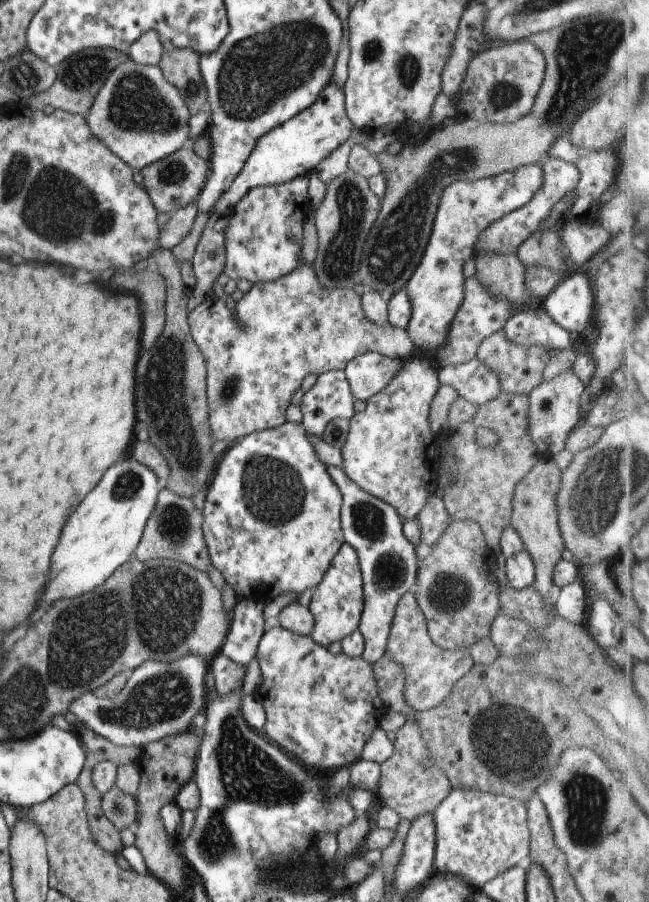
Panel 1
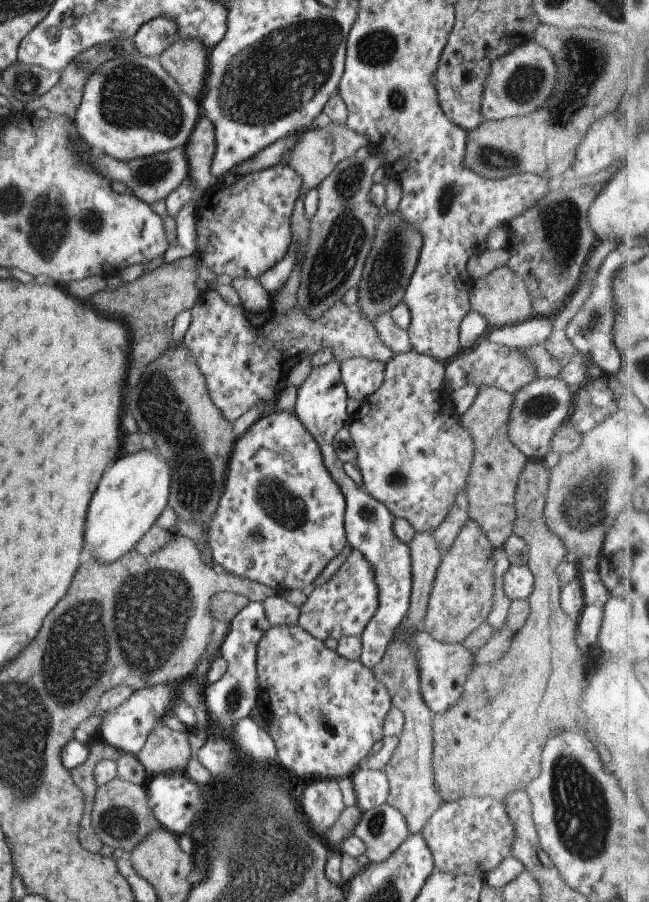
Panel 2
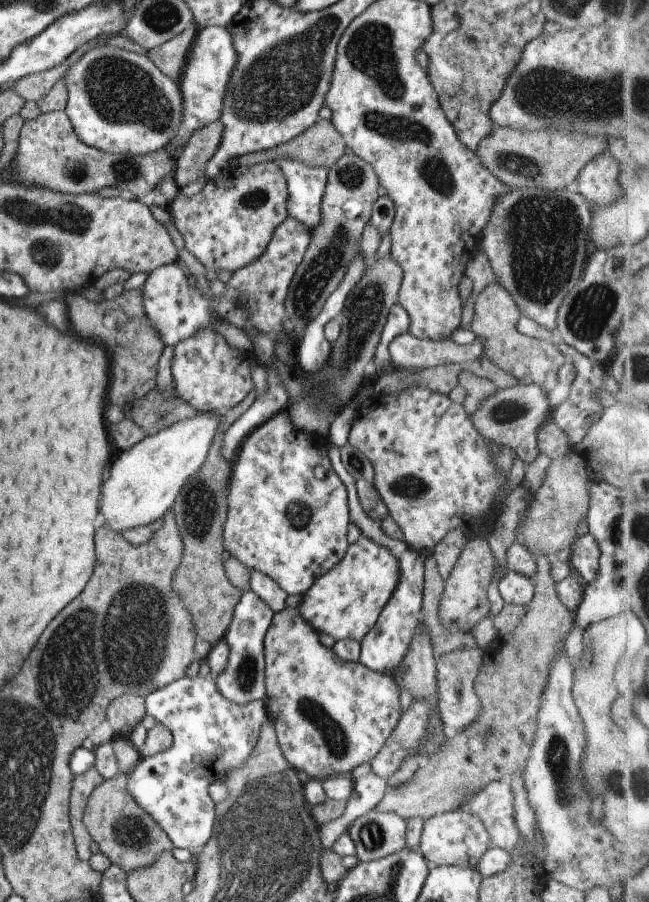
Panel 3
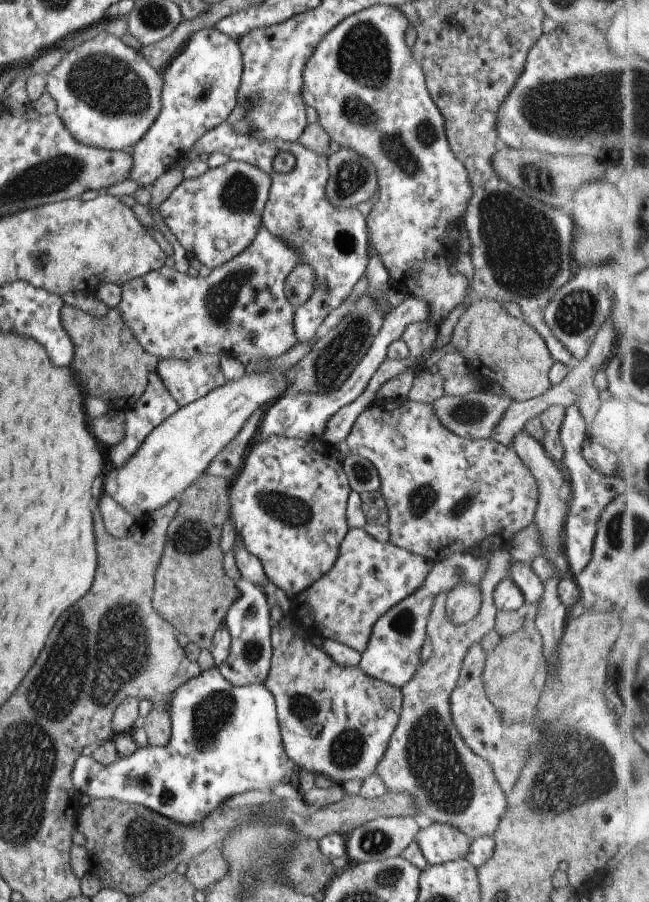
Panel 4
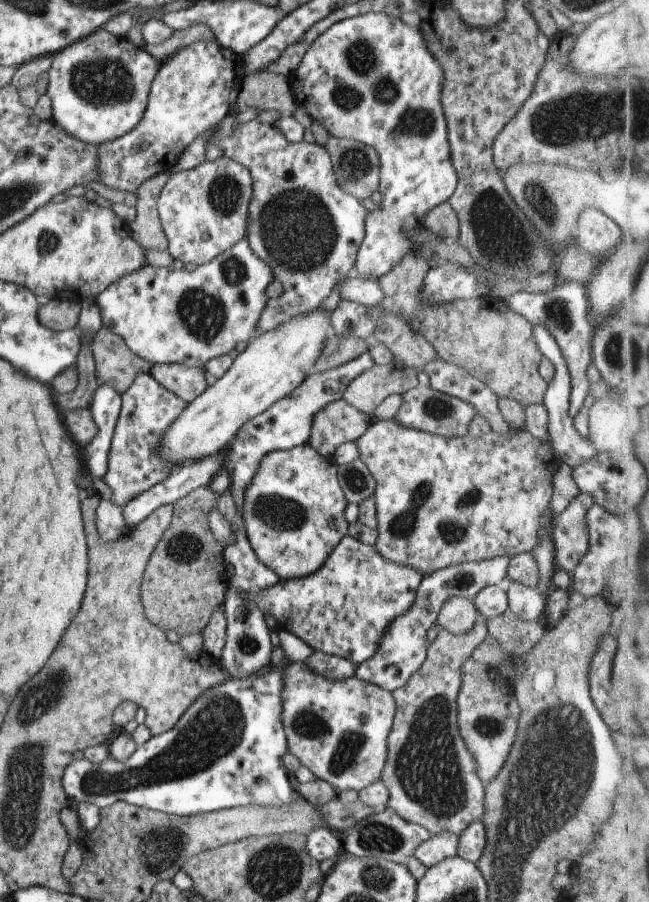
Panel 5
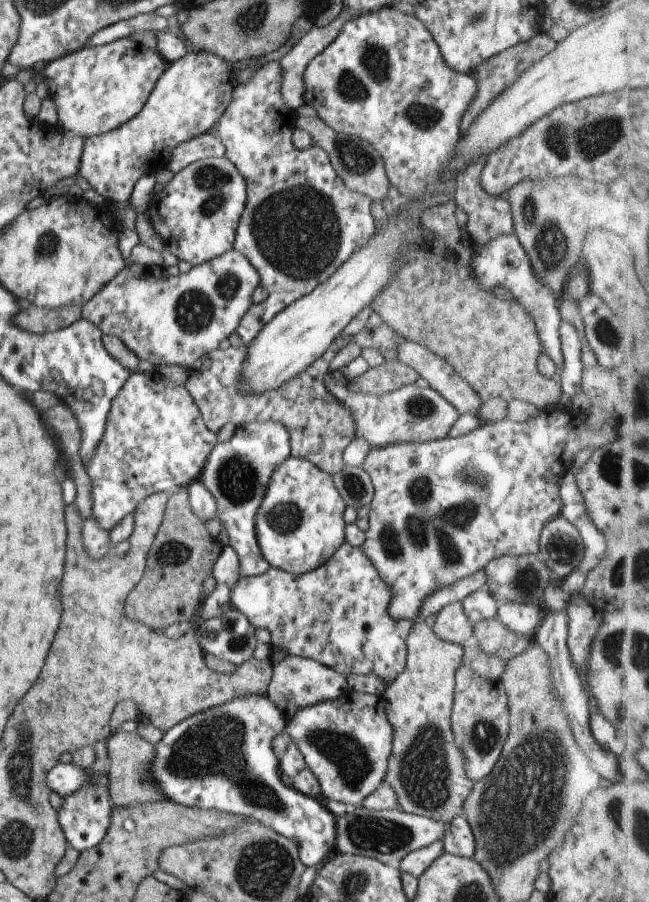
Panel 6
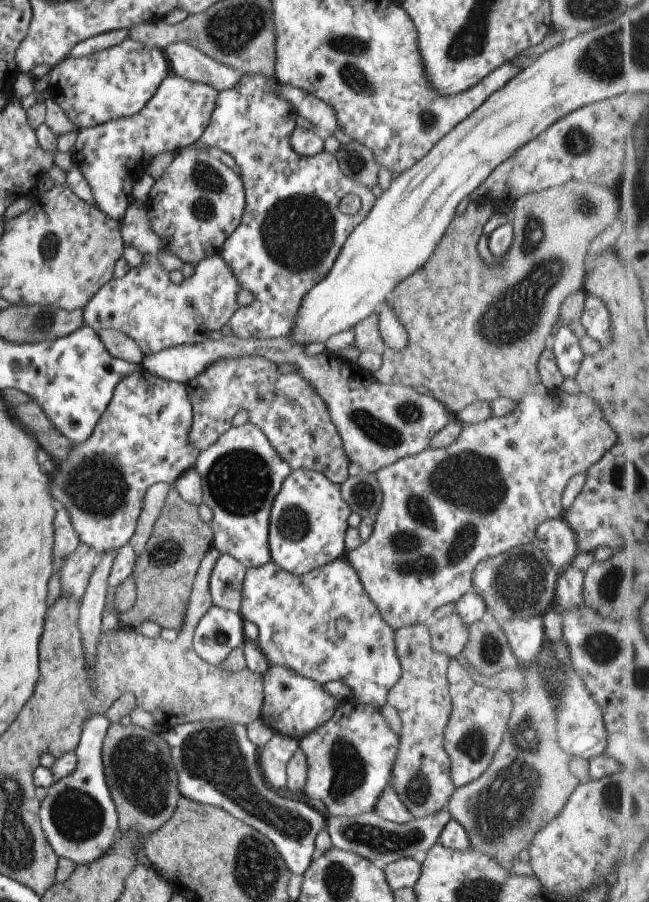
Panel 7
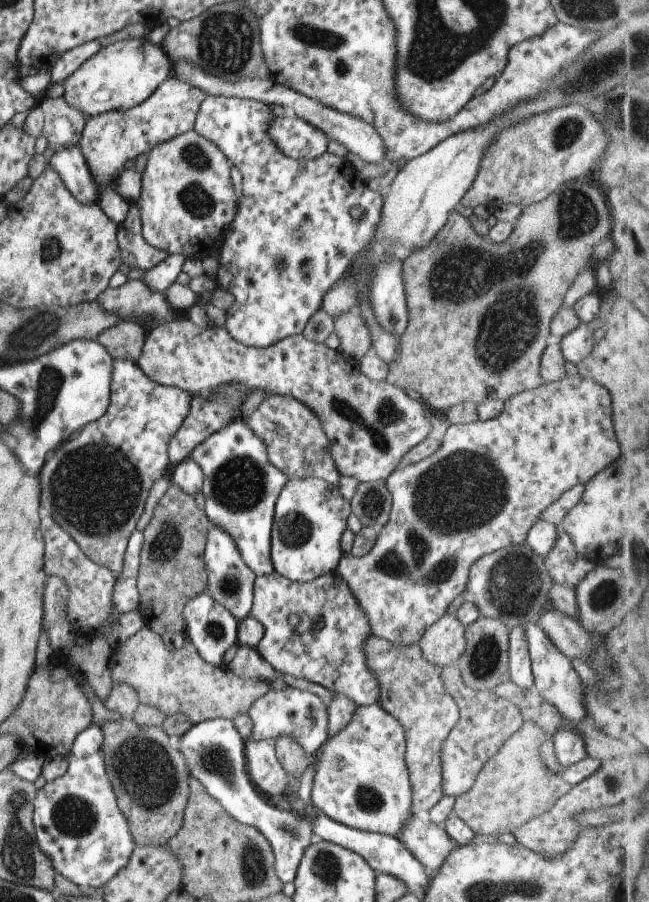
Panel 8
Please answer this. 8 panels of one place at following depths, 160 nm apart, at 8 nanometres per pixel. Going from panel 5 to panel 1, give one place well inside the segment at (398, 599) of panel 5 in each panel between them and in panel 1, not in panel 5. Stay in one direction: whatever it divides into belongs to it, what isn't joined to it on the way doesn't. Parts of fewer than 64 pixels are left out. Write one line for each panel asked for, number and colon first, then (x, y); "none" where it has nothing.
1: (336, 604)
2: (341, 607)
3: (344, 602)
4: (369, 577)

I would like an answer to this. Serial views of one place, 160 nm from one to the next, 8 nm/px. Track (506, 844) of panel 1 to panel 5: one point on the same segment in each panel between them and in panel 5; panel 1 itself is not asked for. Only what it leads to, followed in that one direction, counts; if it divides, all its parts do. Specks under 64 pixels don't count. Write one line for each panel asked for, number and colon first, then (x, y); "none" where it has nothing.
2: (471, 836)
3: (456, 837)
4: (439, 842)
5: (443, 845)

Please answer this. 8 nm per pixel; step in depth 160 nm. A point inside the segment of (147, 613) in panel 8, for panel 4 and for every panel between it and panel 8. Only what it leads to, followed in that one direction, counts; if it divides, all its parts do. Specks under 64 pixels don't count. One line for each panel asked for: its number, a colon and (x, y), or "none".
4: (192, 593)
5: (183, 582)
6: (178, 566)
7: (164, 571)

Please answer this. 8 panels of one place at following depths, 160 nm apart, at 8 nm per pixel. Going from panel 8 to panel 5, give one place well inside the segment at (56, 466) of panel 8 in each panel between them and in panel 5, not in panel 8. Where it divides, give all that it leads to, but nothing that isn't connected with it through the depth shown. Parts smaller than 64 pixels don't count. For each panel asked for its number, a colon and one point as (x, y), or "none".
5: (134, 464)
6: (154, 441)
7: (141, 438)

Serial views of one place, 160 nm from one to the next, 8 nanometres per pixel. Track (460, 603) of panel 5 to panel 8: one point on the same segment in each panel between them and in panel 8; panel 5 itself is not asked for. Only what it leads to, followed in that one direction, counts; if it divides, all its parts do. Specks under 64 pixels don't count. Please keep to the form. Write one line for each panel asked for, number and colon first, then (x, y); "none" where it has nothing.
6: (451, 624)
7: (448, 635)
8: (442, 643)

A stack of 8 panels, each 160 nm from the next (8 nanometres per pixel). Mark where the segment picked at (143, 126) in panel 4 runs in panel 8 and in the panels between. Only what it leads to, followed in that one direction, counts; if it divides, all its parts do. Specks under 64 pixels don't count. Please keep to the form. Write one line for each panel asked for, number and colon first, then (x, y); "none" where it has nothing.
5: (98, 86)
6: (95, 89)
7: (115, 82)
8: (118, 76)

